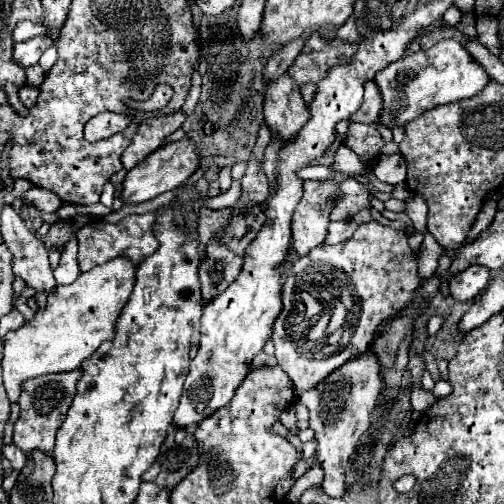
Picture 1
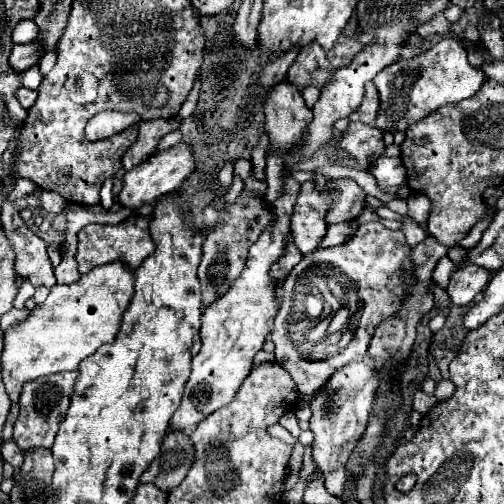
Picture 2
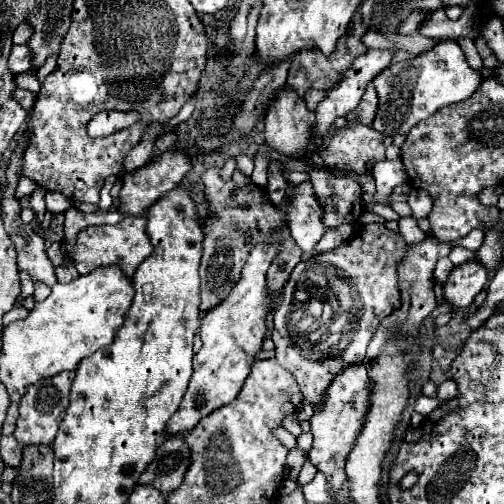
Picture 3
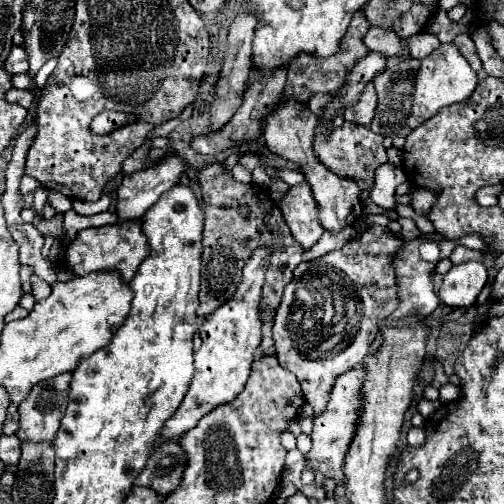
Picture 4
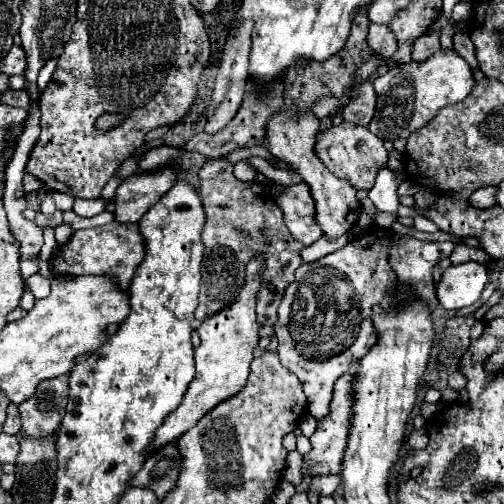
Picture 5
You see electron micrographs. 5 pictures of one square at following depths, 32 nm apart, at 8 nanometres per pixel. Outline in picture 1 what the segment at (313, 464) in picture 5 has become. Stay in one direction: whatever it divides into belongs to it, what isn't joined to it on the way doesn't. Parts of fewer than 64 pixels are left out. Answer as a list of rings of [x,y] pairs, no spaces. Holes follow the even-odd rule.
[[[366,352],[364,356],[340,366],[316,388],[308,392],[298,392],[300,400],[296,396],[296,402],[302,402],[310,410],[310,428],[314,430],[314,438],[318,442],[314,456],[324,470],[322,486],[332,498],[344,498],[346,494],[346,470],[352,460],[352,454],[356,452],[360,440],[364,438],[370,426],[370,412],[374,410],[380,392],[382,376],[378,358],[372,352]]]

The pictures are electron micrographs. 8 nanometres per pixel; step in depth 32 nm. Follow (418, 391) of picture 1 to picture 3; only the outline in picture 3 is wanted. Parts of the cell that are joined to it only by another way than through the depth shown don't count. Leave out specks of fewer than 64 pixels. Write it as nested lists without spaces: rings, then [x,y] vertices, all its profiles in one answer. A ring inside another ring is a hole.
[[[420,396],[416,398],[416,412],[420,412],[422,416],[428,416],[432,410],[436,410],[440,406],[440,402],[436,398],[426,398],[426,396]]]

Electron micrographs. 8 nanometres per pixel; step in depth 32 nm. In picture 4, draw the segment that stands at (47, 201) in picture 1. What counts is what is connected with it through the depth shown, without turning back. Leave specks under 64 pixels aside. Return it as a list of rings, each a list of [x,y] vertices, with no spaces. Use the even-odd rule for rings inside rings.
[[[50,192],[48,200],[50,200],[50,204],[54,206],[54,210],[56,210],[56,212],[68,212],[68,210],[72,208],[72,200],[70,200],[68,196],[64,196],[64,194]]]

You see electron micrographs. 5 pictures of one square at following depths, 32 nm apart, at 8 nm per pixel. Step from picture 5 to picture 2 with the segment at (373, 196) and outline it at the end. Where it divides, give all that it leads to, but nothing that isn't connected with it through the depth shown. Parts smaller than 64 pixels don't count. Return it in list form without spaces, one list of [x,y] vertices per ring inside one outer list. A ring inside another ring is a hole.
[[[382,156],[380,160],[376,160],[370,172],[376,178],[378,188],[382,190],[386,190],[388,186],[400,186],[406,182],[406,168],[402,164],[402,158]]]

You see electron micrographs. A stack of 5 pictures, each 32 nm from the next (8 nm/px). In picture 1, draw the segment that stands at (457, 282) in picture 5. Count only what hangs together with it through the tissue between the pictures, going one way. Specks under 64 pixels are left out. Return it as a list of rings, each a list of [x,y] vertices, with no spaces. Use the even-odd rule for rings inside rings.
[[[470,266],[464,272],[458,272],[450,278],[450,296],[456,302],[470,302],[478,296],[490,282],[490,270],[484,266]]]

